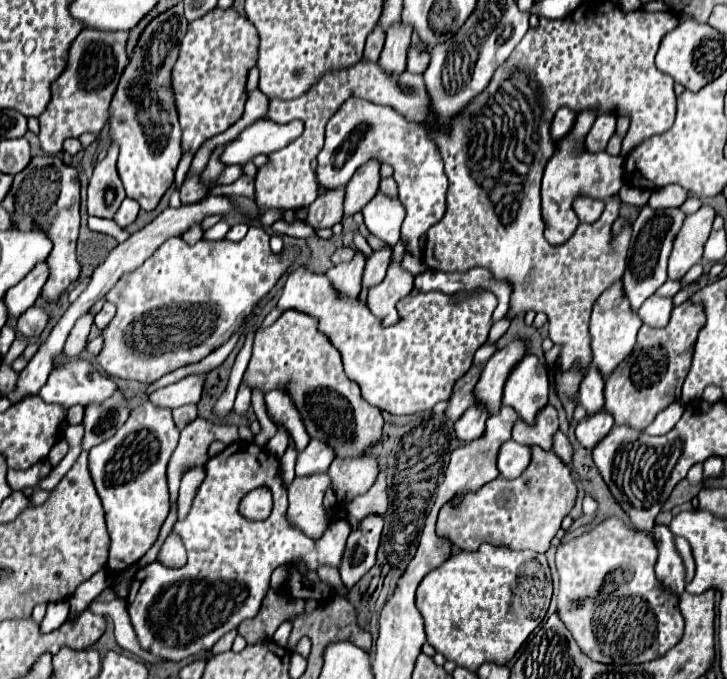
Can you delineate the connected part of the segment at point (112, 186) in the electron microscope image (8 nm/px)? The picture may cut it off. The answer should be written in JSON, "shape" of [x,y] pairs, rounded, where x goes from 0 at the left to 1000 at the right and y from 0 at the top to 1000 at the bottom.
{"shape":[[[154,211],[149,216],[146,231],[135,237],[129,246],[129,258],[121,272],[121,317],[154,323],[165,299],[171,296],[173,287],[160,252],[160,234],[162,234],[162,214]]]}

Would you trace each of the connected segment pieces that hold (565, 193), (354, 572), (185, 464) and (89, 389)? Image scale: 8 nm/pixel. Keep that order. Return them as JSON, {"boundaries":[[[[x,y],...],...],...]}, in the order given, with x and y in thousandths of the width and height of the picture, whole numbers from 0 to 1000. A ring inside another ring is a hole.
{"boundaries":[[[[795,166],[795,175],[790,181],[790,190],[784,193],[784,199],[773,208],[768,208],[768,222],[762,225],[762,231],[754,237],[751,249],[748,249],[748,264],[746,264],[746,323],[748,323],[748,349],[757,361],[773,361],[779,352],[787,349],[787,343],[795,334],[795,320],[790,317],[787,308],[787,296],[795,287],[806,287],[806,290],[820,290],[820,293],[834,293],[842,290],[853,281],[856,275],[856,231],[842,231],[836,225],[809,225],[803,219],[803,205],[812,193],[812,187],[820,178],[820,166]]],[[[506,761],[490,782],[481,785],[468,832],[470,859],[476,867],[487,865],[490,856],[514,835],[517,814],[523,806],[525,776],[528,767],[523,761]]],[[[270,614],[261,626],[256,626],[248,635],[245,658],[230,686],[230,708],[237,741],[245,732],[245,717],[248,717],[253,691],[281,685],[286,679],[283,664],[292,649],[305,649],[308,655],[327,649],[327,629],[300,626],[300,623],[289,623],[278,614]]],[[[96,529],[74,538],[63,567],[58,570],[58,588],[63,594],[83,594],[96,602],[99,596],[135,594],[160,576],[160,564],[135,549],[124,532]]]]}

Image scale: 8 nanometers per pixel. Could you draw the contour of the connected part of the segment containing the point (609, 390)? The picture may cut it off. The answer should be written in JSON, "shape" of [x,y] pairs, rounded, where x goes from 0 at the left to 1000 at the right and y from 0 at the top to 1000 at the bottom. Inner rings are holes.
{"shape":[[[944,443],[935,452],[927,452],[922,476],[916,482],[911,485],[900,485],[891,479],[880,482],[878,502],[869,520],[834,558],[831,602],[845,611],[847,626],[889,632],[911,602],[935,588],[938,564],[949,546],[955,505],[968,476],[971,476],[968,449]]]}

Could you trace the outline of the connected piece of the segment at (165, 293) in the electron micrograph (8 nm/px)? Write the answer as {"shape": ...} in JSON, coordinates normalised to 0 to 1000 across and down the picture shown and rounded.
{"shape":[[[344,334],[330,358],[316,358],[314,352],[275,352],[261,364],[248,349],[228,352],[193,393],[187,393],[182,402],[171,402],[149,432],[146,440],[160,446],[162,461],[140,487],[143,514],[132,526],[132,535],[154,555],[212,564],[245,541],[278,532],[325,490],[355,443],[380,420],[399,384],[404,384],[407,367],[377,376],[369,355],[369,343],[358,334]]]}

